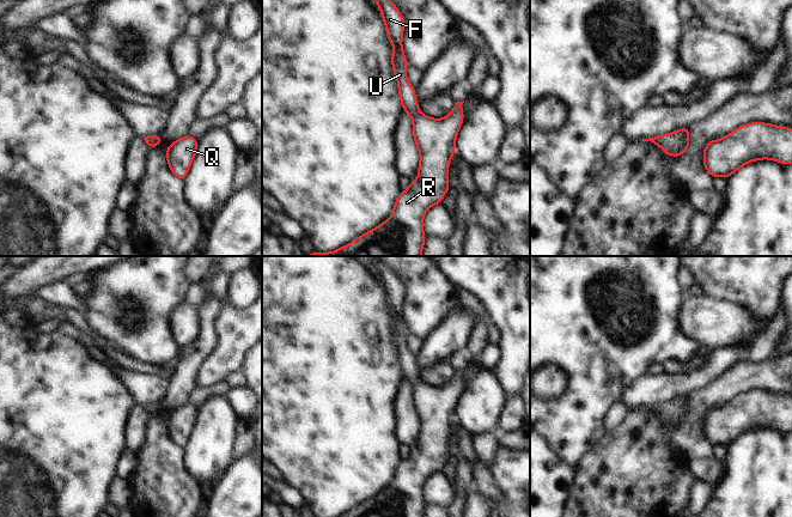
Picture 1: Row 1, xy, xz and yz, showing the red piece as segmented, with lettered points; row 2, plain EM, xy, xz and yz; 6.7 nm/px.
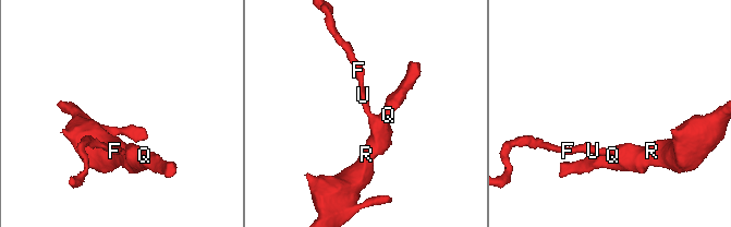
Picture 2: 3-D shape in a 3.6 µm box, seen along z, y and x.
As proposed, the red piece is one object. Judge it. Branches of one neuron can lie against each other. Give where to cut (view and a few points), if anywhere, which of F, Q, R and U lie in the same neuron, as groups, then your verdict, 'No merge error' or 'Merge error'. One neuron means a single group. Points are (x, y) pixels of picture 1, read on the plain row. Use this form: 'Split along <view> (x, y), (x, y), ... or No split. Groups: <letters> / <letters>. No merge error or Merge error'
No split. Groups: F Q R U. No merge error.

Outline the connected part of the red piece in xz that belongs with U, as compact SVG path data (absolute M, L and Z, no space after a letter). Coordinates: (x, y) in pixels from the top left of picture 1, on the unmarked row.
M373 256L386 294L386 304L394 315L391 333L398 351L398 364L403 378L413 388L413 405L420 419L419 445L410 450L406 460L396 467L390 486L376 497L355 506L340 517L424 517L422 488L433 473L441 472L449 458L447 438L453 425L456 405L464 383L463 370L456 370L444 387L432 387L418 376L415 357L407 347L407 329L402 316L404 290L402 281L379 256Z

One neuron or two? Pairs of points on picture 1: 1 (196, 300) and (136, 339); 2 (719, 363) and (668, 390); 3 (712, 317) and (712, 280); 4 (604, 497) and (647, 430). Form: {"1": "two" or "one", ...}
{"1": "two", "2": "one", "3": "two", "4": "one"}

